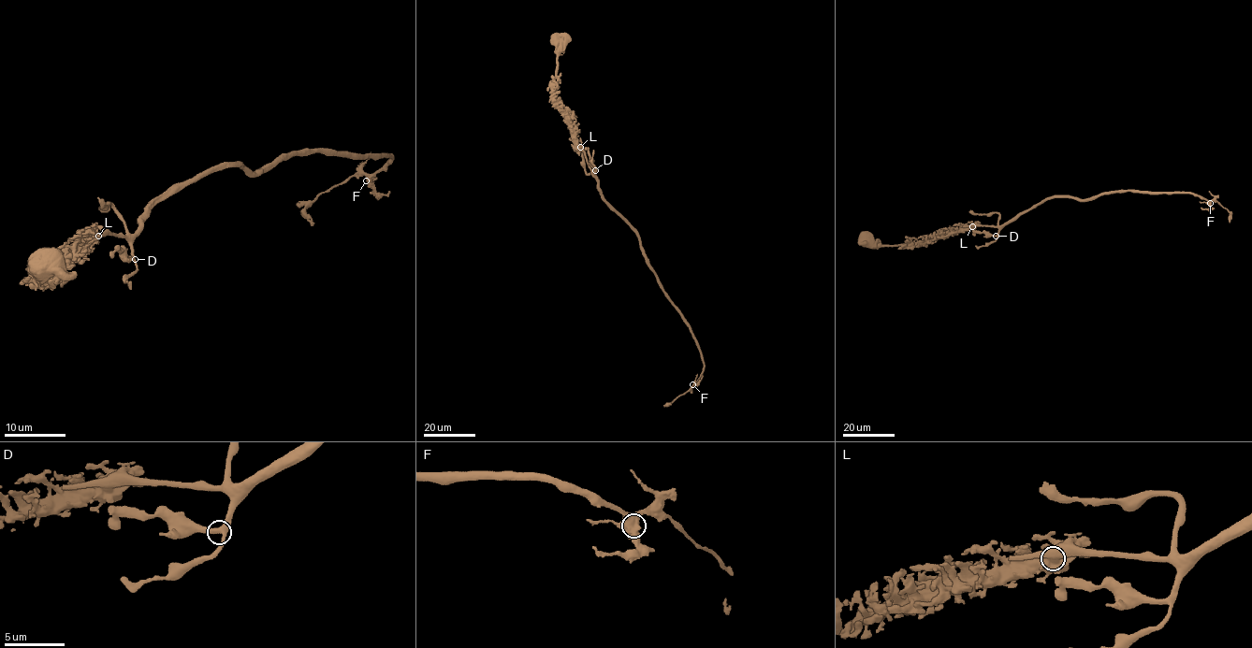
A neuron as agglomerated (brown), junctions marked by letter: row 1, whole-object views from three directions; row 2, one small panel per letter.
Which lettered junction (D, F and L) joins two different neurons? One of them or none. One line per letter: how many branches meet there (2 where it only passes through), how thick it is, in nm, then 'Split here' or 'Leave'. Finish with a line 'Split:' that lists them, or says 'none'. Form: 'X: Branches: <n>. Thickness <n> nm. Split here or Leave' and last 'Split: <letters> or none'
D: Branches: 3. Thickness 400 nm. Leave
F: Branches: 2. Thickness 550 nm. Leave
L: Branches: 4. Thickness 650 nm. Split here
Split: L

